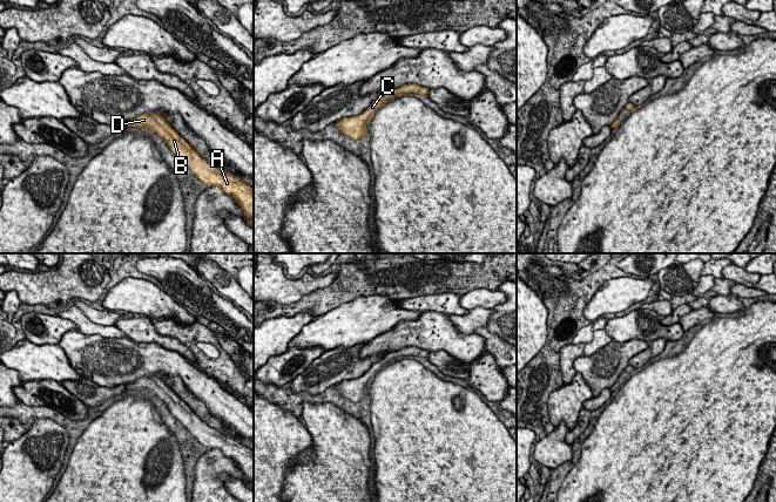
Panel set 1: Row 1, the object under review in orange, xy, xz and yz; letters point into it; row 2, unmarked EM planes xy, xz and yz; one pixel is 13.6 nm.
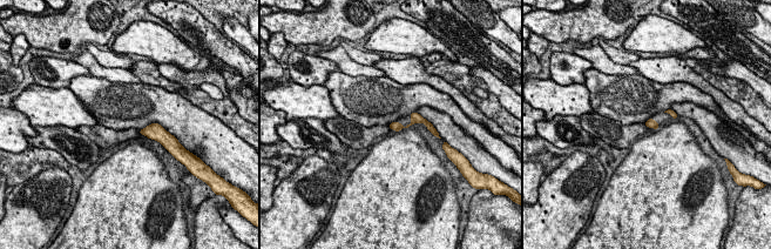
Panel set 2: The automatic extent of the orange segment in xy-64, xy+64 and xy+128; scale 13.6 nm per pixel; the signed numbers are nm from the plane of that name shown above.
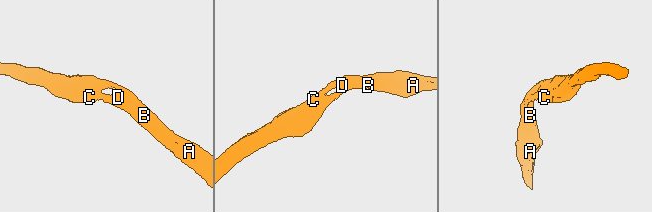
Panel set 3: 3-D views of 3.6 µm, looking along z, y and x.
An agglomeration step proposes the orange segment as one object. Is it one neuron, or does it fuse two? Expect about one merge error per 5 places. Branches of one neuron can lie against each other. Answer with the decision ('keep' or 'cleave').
keep

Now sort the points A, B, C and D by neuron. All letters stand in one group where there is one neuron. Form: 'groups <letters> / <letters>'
groups A B C D

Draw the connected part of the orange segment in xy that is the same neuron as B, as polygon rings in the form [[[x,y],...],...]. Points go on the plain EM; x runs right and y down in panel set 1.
[[[144,375],[135,382],[127,384],[126,388],[148,389],[154,393],[202,446],[208,450],[220,449],[227,457],[231,459],[248,481],[248,487],[254,489],[254,452],[239,440],[211,428],[202,421],[161,378]]]

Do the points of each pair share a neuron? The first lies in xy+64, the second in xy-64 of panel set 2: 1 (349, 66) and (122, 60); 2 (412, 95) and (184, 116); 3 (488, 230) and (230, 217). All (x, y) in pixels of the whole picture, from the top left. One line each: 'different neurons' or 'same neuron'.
1: different neurons
2: same neuron
3: different neurons

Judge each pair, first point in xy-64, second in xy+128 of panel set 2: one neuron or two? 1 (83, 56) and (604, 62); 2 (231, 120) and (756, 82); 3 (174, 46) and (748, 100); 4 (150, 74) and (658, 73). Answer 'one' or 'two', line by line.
1: one
2: two
3: two
4: one

